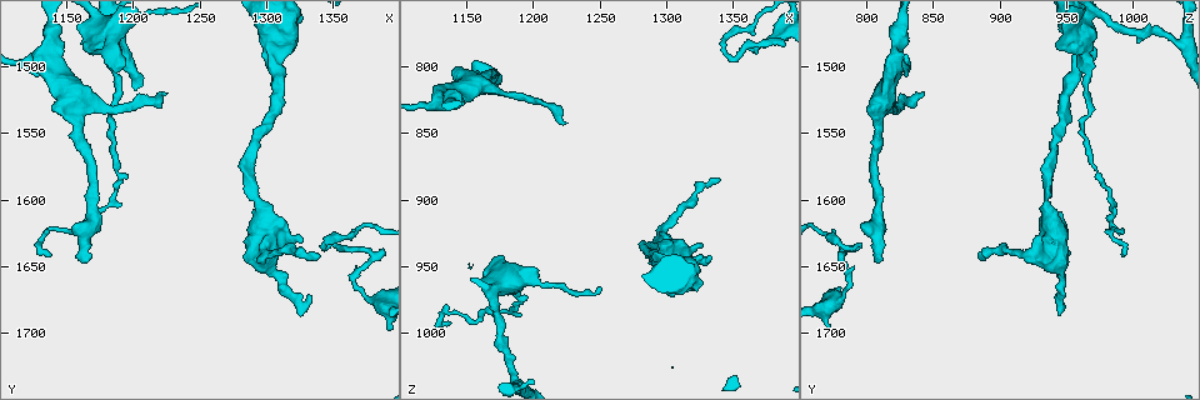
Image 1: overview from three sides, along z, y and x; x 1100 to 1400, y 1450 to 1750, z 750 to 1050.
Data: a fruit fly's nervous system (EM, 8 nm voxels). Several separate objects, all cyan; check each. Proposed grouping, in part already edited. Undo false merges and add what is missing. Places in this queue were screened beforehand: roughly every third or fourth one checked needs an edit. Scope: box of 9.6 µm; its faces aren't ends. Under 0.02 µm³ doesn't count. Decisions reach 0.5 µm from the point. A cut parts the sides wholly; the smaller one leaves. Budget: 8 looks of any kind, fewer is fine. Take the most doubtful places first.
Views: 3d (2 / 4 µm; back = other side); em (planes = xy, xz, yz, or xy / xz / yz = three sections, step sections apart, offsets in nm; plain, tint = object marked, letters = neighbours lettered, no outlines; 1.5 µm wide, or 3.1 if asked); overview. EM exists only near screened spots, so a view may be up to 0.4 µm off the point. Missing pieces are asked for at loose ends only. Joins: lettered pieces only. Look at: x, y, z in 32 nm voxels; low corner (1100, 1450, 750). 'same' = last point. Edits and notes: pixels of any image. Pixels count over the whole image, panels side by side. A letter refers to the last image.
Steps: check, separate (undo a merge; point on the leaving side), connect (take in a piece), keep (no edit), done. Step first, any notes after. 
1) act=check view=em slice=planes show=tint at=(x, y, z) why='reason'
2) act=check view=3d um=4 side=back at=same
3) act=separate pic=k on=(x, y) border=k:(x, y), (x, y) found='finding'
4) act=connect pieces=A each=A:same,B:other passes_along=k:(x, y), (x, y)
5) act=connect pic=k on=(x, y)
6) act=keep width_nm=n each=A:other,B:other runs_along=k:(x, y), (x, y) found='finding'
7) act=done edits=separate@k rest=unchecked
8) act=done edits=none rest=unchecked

act=check view=em slice=xz step=8 show=plain at=(1328, 1632, 934)

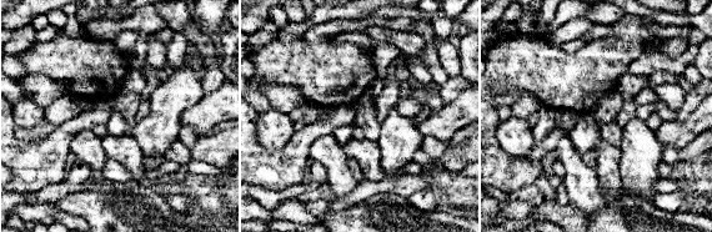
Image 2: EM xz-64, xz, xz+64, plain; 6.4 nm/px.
act=check view=em slice=xz step=8 show=letters at=same

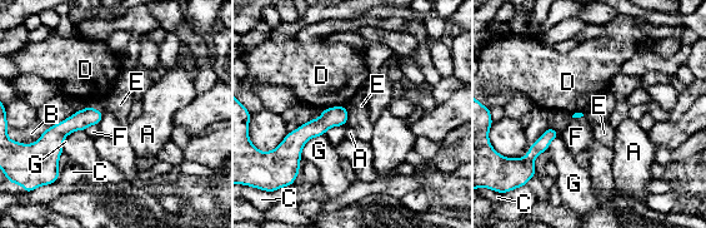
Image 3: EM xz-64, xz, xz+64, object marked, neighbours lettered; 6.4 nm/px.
act=keep longest_contact=G:220nm each=A:other,B:other,C:other,D:other,E:other,F:other,G:other border=3:(345, 105), (348, 112), (346, 123) found='no lettered piece goes on from it'

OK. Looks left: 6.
act=check view=3d um=4 at=(1186, 1480, 1036) why='three arms meet'

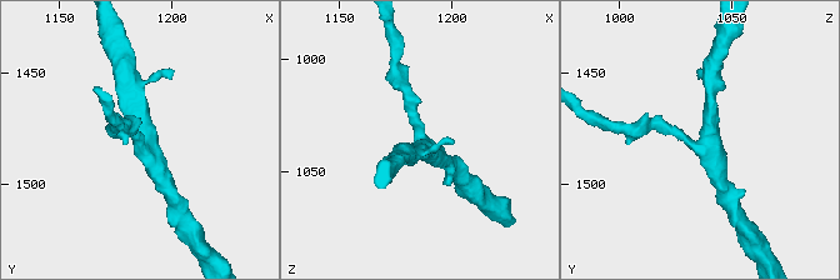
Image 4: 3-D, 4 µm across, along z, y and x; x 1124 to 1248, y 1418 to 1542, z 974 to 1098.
act=check view=em slice=planes show=plain at=(1185, 1481, 1035) arms=3 arm_widths_nm=180,190,240

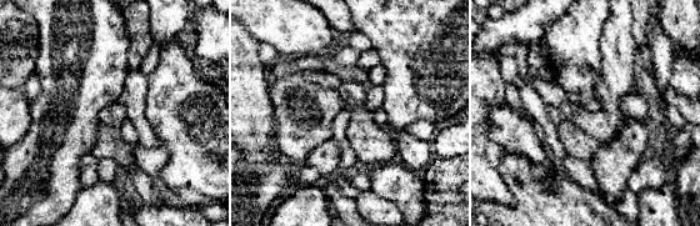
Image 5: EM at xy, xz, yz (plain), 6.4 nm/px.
act=check view=em slice=planes show=letters at=same

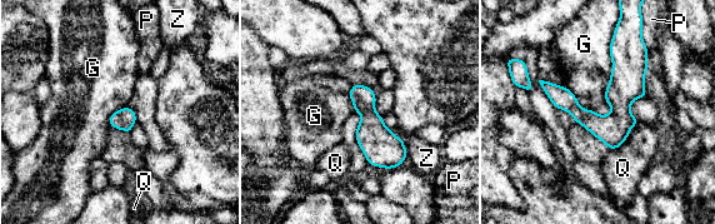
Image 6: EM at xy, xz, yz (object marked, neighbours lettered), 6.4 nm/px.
act=keep longest_contact=G:460nm each=G:other,P:other,Q:other,Z:other runs_along=6:(619, 41), (620, 120), (611, 145) found='one neuron here'

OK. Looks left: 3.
act=check view=em slice=xz step=4 show=letters at=(1162, 1648, 806) why='an open end'

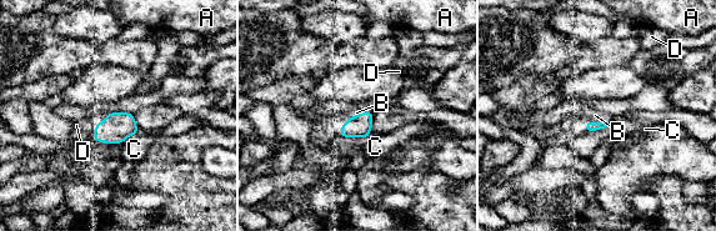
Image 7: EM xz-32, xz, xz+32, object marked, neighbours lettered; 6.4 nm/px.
act=connect pieces=B each=A:other,B:same,C:other,D:other passes_along=7:(590, 126), (600, 122), (595, 115) found='it goes on there'

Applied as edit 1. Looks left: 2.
act=done edits=connect@7 rest=unchecked

